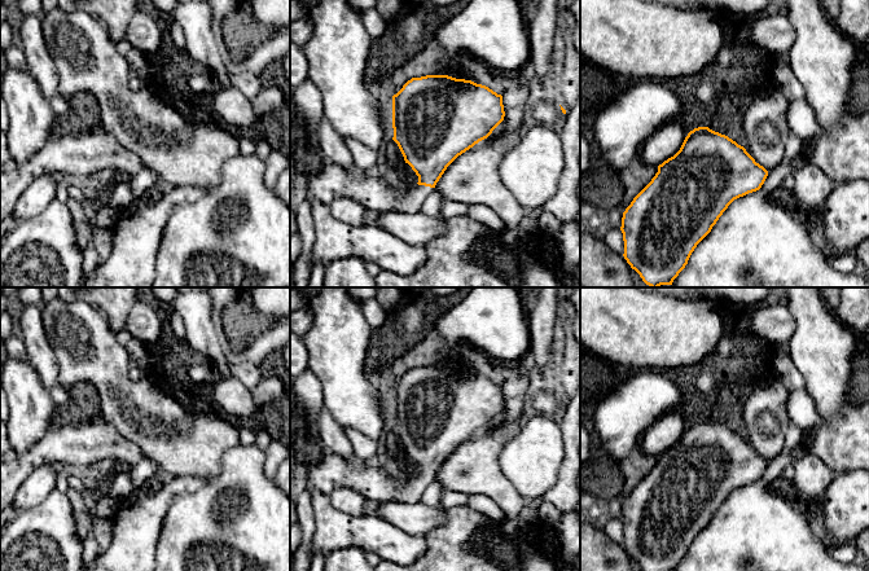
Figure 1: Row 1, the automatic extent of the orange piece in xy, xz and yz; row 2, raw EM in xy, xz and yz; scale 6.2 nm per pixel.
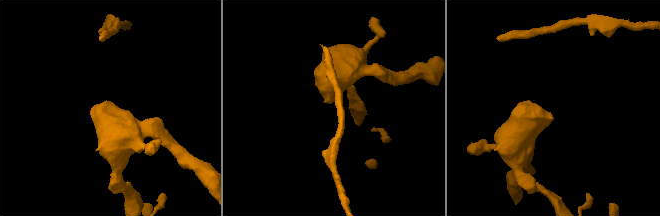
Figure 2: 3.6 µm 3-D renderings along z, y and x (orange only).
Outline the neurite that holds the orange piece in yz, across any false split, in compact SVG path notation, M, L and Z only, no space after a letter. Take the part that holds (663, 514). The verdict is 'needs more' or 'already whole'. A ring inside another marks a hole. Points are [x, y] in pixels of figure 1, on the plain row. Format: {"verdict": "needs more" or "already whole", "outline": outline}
{"verdict": "already whole", "outline": "M708 417L694 418L685 427L680 440L658 456L655 466L623 502L620 521L624 531L624 549L642 571L673 571L728 496L734 489L759 480L767 466L768 461L728 426Z"}

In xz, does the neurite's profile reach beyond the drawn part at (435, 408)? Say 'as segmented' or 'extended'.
extended

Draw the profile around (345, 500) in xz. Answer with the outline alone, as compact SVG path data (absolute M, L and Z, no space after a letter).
M335 488L329 493L334 509L355 517L367 517L365 498L350 488Z

